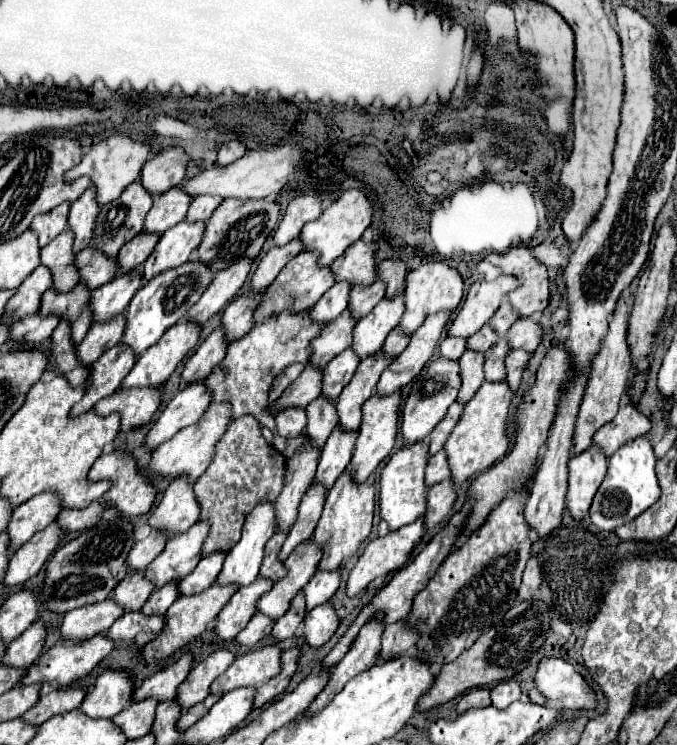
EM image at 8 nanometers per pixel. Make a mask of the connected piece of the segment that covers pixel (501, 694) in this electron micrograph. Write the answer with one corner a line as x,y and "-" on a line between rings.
504,680
504,682
498,682
492,688
492,706
494,708
502,710
502,708
510,706
516,700
520,700
520,686
518,686
518,682

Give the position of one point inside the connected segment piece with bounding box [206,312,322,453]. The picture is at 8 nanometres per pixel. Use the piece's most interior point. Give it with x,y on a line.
243,378

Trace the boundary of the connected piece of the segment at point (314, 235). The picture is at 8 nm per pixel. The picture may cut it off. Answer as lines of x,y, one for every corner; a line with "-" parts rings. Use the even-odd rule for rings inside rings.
350,188
336,202
332,202
322,212
320,218
308,222
302,228
300,238
304,240
304,246
308,250
318,250
320,252
320,264
332,264
338,256
344,254
344,250
350,244
354,244
364,234
364,230
372,222
372,214
374,214
374,208
372,208
372,202
368,200
366,192
360,190
360,188

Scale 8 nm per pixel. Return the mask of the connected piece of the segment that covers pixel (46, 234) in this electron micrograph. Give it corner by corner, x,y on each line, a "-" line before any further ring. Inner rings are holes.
70,202
60,204
58,208
52,208
52,212
46,212
32,220
30,228
38,232
40,246
46,246
68,226
68,210
70,210

